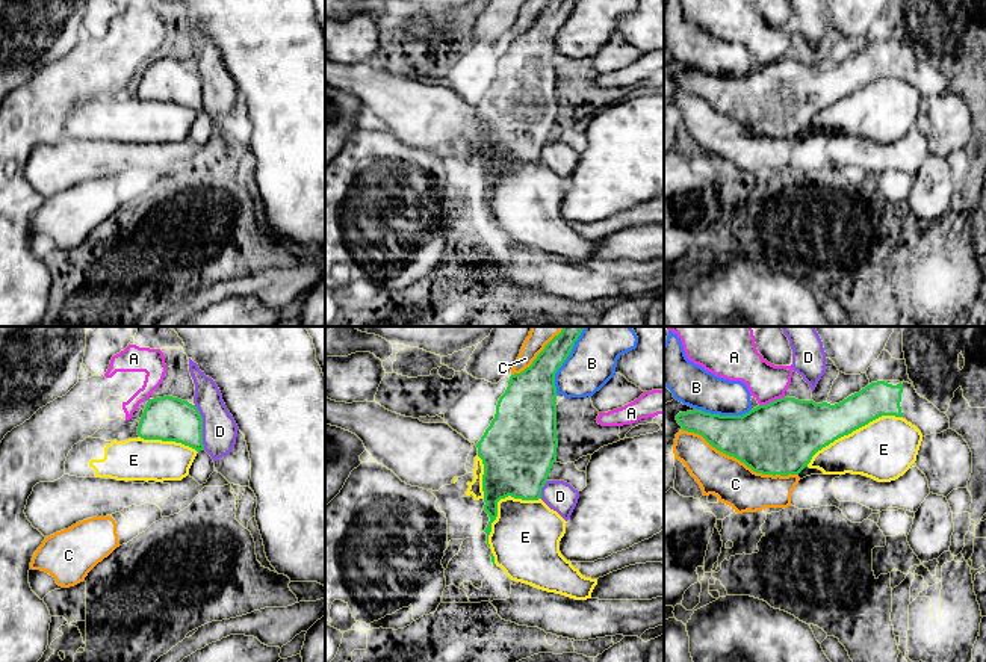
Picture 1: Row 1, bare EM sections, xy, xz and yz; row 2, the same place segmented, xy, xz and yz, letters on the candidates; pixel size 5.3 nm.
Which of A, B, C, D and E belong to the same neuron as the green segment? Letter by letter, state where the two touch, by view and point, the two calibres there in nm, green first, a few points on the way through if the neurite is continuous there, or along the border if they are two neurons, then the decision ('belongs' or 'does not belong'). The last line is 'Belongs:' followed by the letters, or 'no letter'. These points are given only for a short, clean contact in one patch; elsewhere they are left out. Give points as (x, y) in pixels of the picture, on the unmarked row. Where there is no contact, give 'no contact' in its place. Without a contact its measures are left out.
A: contact yz (773, 62); calibres 380 and 200 nm; border yz (784, 58), (759, 67); does not belong
B: contact xz (560, 27); calibres 280 and 260 nm; does not belong
C: contact yz (741, 123); calibres 380 and 240 nm; does not belong
D: contact xy (201, 88); calibres 240 and 190 nm; border xy (194, 67), (201, 79), (201, 105), (204, 109); does not belong
E: contact yz (852, 92); calibres 280 and 320 nm; does not belong
Belongs: no letter

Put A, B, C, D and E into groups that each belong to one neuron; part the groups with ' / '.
A / B / C / D / E

